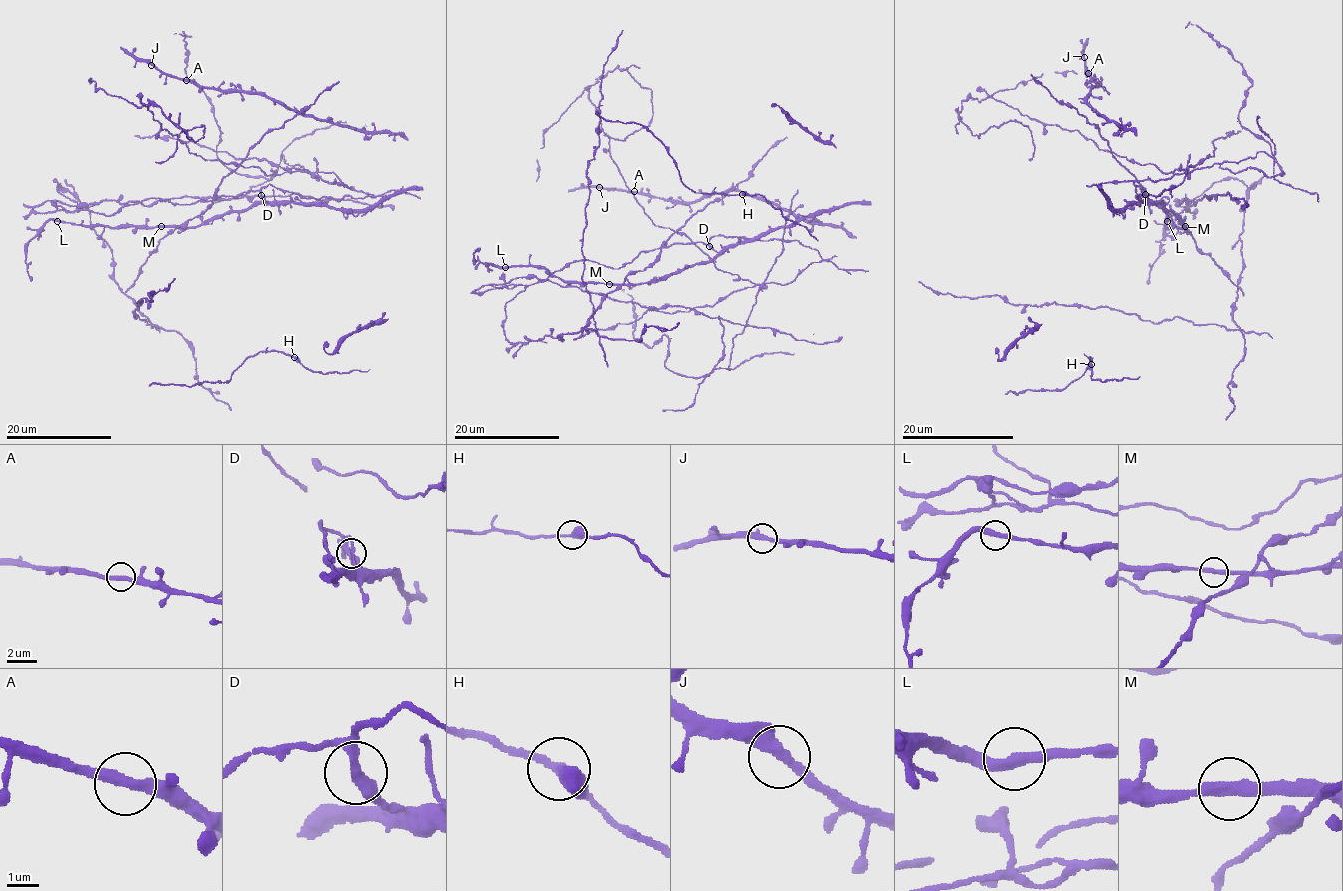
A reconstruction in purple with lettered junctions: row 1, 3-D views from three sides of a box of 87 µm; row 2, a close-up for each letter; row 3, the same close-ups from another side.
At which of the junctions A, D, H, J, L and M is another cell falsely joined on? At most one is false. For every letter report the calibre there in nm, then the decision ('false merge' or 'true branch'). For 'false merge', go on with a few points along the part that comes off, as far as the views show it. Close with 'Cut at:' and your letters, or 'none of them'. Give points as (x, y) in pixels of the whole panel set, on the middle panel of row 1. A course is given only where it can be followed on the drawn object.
A: calibre 320 nm; true branch
D: calibre 400 nm; false merge; course (709, 246), (618, 268), (573, 260), (505, 304), (504, 334), (598, 334), (581, 247), (603, 64), (623, 30)
H: calibre 380 nm; true branch
J: calibre 360 nm; true branch
L: calibre 360 nm; true branch
M: calibre 360 nm; true branch
Cut at: D

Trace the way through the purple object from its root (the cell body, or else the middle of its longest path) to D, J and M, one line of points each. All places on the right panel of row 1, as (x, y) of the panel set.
D: (1181, 211), (1171, 215), (1160, 204), (1163, 197), (1169, 199), (1167, 203), (1152, 203), (1145, 194)
J: (1181, 211), (1171, 215), (1160, 204), (1166, 197), (1148, 200), (1078, 112), (1099, 83), (1084, 57)
M: (1181, 211), (1171, 215), (1160, 204), (1166, 197), (1167, 203), (1148, 200), (1156, 203), (1177, 226), (1185, 226)

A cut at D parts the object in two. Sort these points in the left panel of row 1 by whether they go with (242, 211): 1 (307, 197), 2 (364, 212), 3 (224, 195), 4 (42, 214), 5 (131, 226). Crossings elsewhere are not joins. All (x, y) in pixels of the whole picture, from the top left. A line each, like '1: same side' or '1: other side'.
1: other side
2: same side
3: other side
4: other side
5: same side

